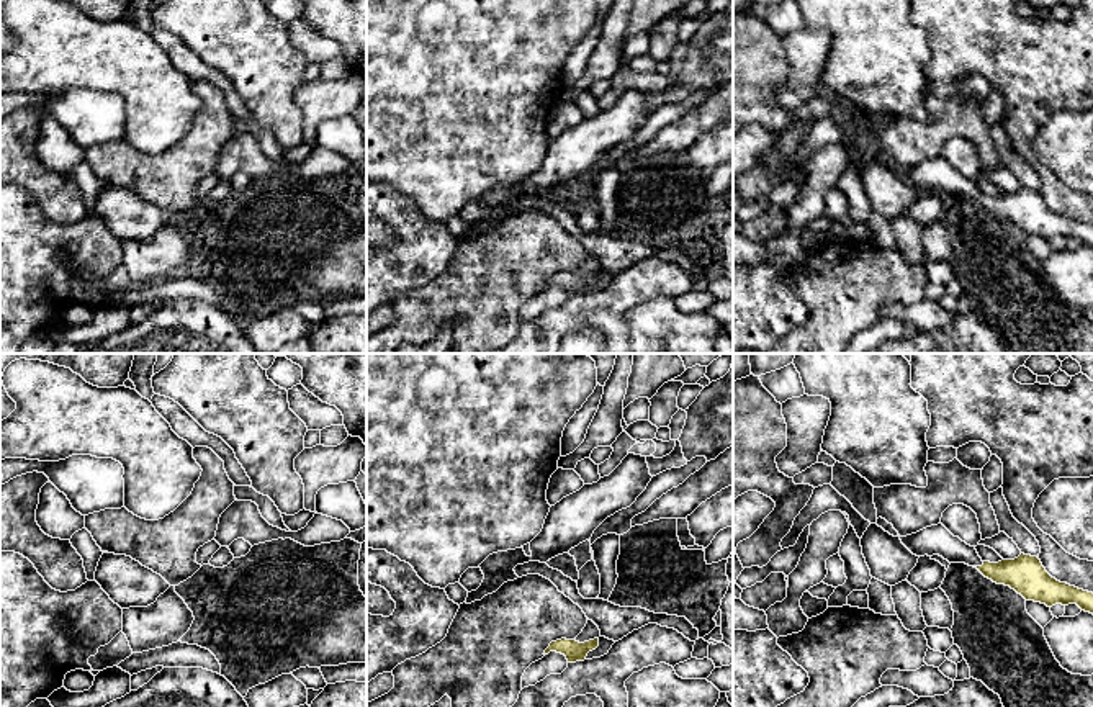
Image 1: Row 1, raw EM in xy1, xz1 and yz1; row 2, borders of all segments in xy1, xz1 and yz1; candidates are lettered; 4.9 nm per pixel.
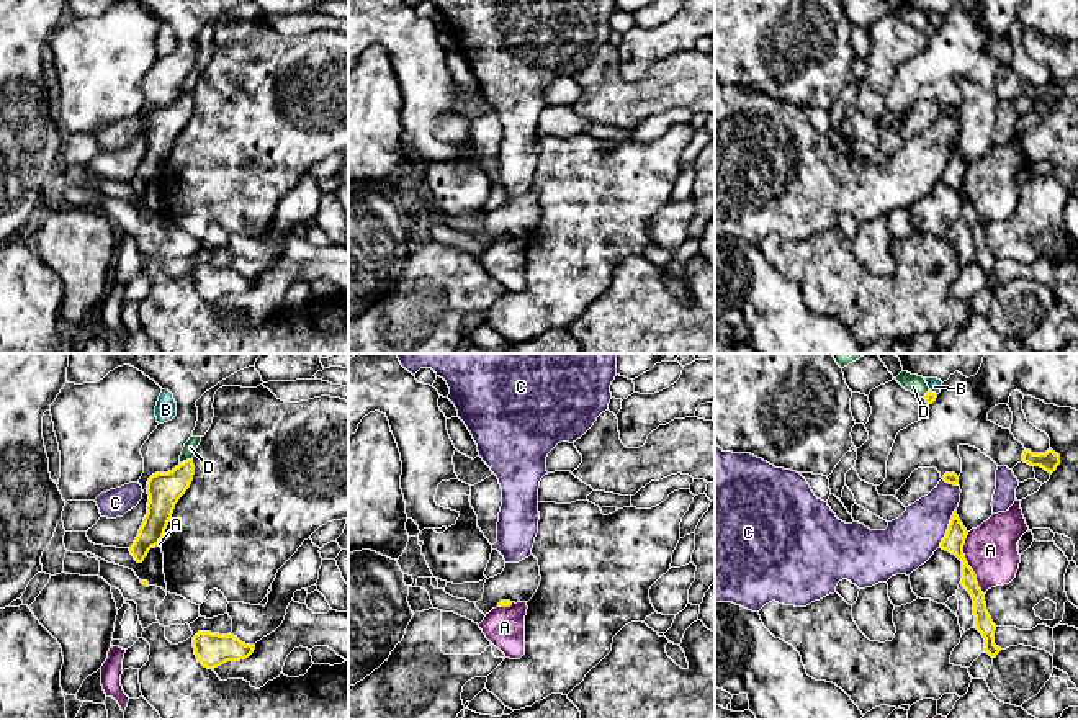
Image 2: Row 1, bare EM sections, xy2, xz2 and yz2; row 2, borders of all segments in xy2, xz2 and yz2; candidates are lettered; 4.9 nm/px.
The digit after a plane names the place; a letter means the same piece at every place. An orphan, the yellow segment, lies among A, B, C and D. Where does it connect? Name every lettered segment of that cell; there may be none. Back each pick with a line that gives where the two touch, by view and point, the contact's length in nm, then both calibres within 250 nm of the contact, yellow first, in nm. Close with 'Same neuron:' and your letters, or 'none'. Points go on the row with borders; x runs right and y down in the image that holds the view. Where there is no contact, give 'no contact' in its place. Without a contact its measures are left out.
Same neuron: none

